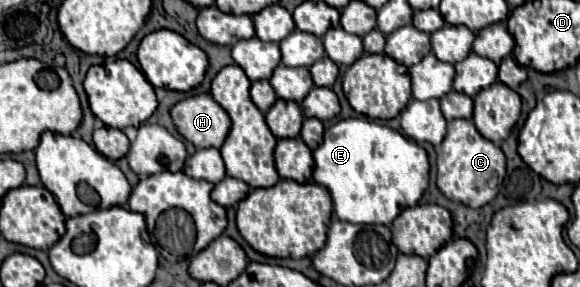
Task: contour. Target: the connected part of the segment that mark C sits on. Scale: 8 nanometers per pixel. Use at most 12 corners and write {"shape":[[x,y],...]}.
{"shape":[[472,120],[448,122],[440,192],[480,208],[500,192],[506,158]]}

